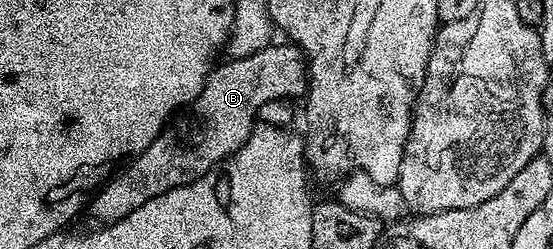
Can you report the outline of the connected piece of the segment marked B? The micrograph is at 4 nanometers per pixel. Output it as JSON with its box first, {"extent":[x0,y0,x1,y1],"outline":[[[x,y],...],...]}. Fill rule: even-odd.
{"extent":[88,43,308,224],"outline":[[[272,43],[267,49],[256,51],[251,57],[236,57],[226,59],[223,65],[222,62],[215,64],[210,74],[206,76],[200,95],[192,102],[194,122],[183,133],[159,132],[158,138],[144,152],[129,158],[127,165],[97,190],[88,205],[88,213],[90,209],[91,215],[98,220],[95,222],[110,224],[119,221],[136,207],[144,207],[148,199],[156,199],[156,195],[164,195],[169,189],[175,189],[181,185],[191,185],[193,181],[204,176],[209,169],[214,168],[215,165],[221,165],[227,157],[234,156],[234,152],[250,137],[260,107],[263,107],[264,103],[282,98],[305,98],[308,88],[307,58],[297,45],[285,44]]]}

